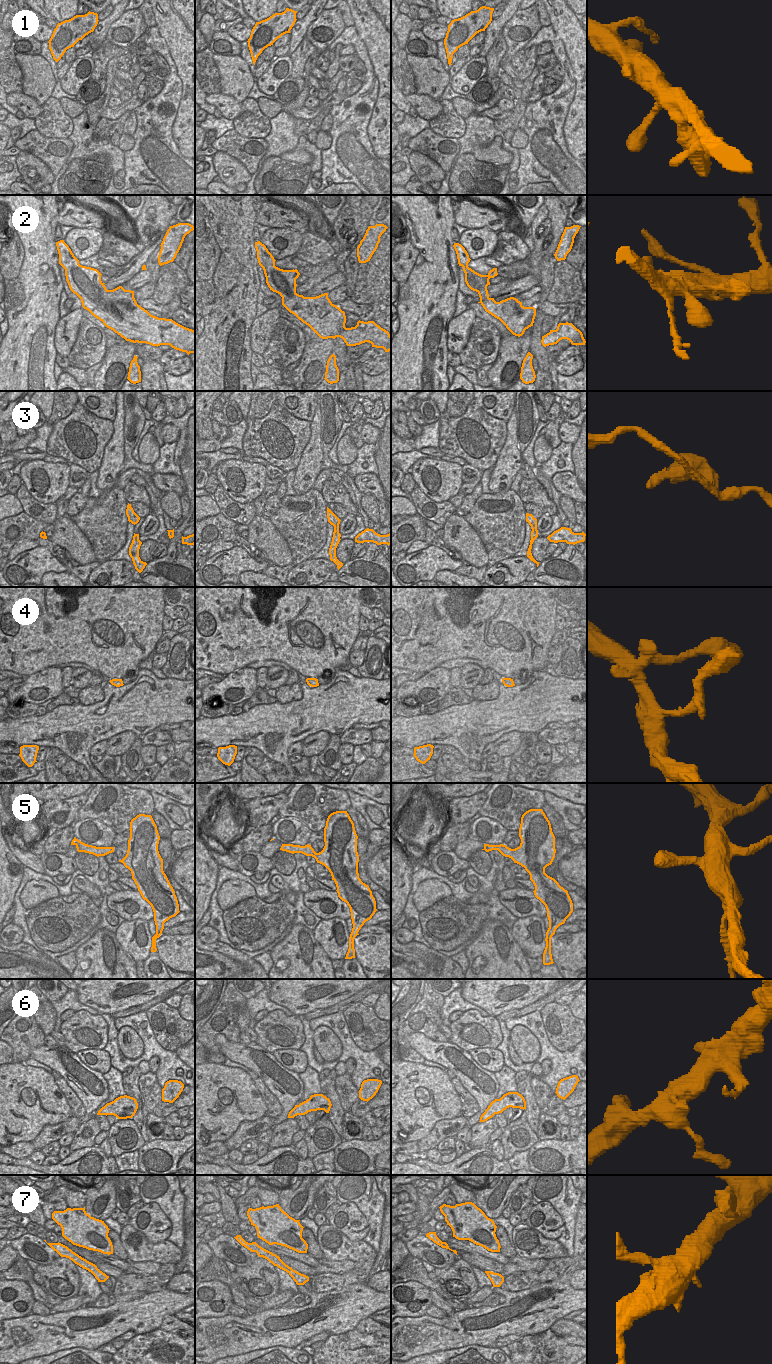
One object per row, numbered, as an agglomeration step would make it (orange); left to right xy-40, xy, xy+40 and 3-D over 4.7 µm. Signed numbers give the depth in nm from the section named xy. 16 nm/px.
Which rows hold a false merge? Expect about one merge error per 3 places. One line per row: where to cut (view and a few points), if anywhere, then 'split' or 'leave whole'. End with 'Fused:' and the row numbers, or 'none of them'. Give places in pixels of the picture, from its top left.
1: no cut | leave whole
2: no cut | leave whole
3: xy (332, 539), (337, 545) | split
4: no cut | leave whole
5: no cut | leave whole
6: no cut | leave whole
7: no cut | leave whole
Fused: 3

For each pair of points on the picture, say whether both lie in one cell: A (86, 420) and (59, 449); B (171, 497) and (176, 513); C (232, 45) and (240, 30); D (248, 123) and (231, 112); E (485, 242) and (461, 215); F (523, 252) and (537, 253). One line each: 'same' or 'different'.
A: same
B: same
C: different
D: different
E: different
F: different

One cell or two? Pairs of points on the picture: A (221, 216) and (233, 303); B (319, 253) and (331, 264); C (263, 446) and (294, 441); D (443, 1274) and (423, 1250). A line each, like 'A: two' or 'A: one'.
A: one
B: two
C: one
D: two

